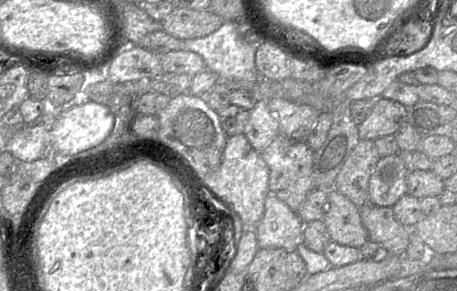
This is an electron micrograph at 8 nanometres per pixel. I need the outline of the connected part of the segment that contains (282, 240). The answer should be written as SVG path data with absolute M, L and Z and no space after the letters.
M269 191L263 217L254 229L259 248L295 250L302 240L303 229L297 212Z

